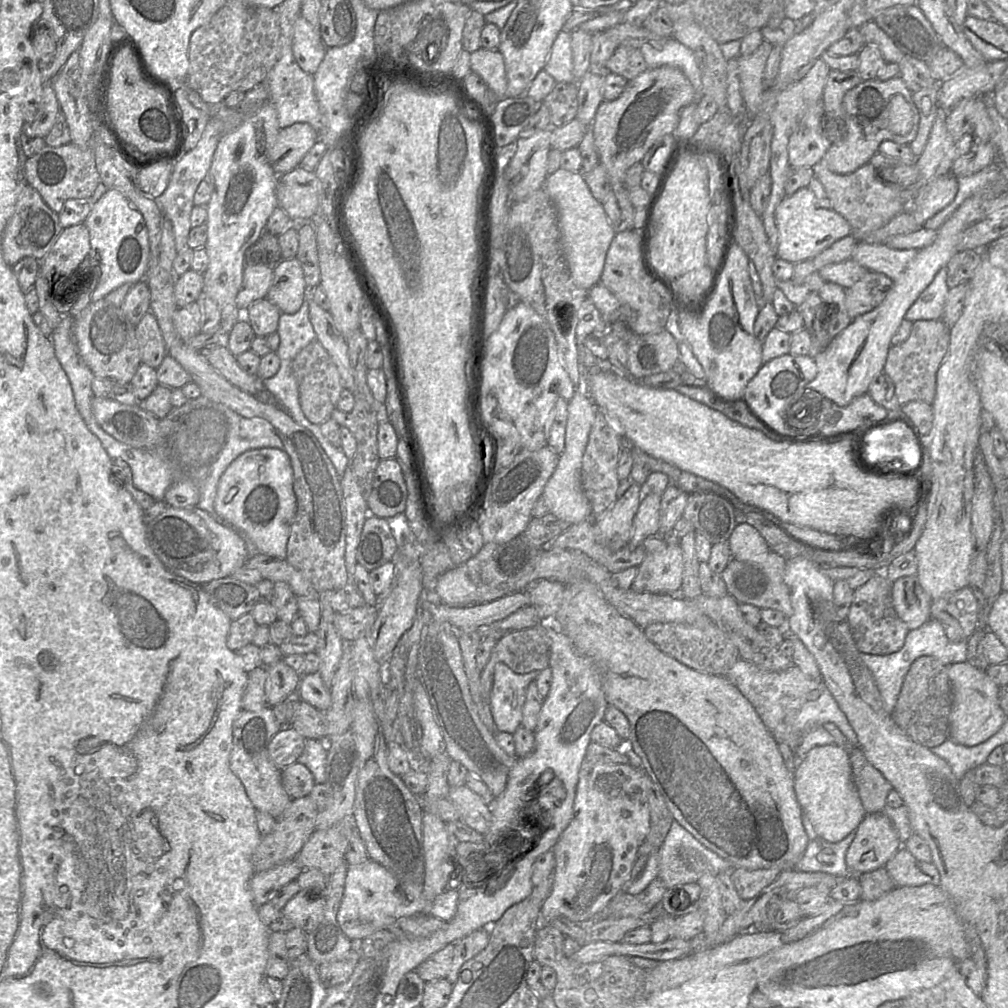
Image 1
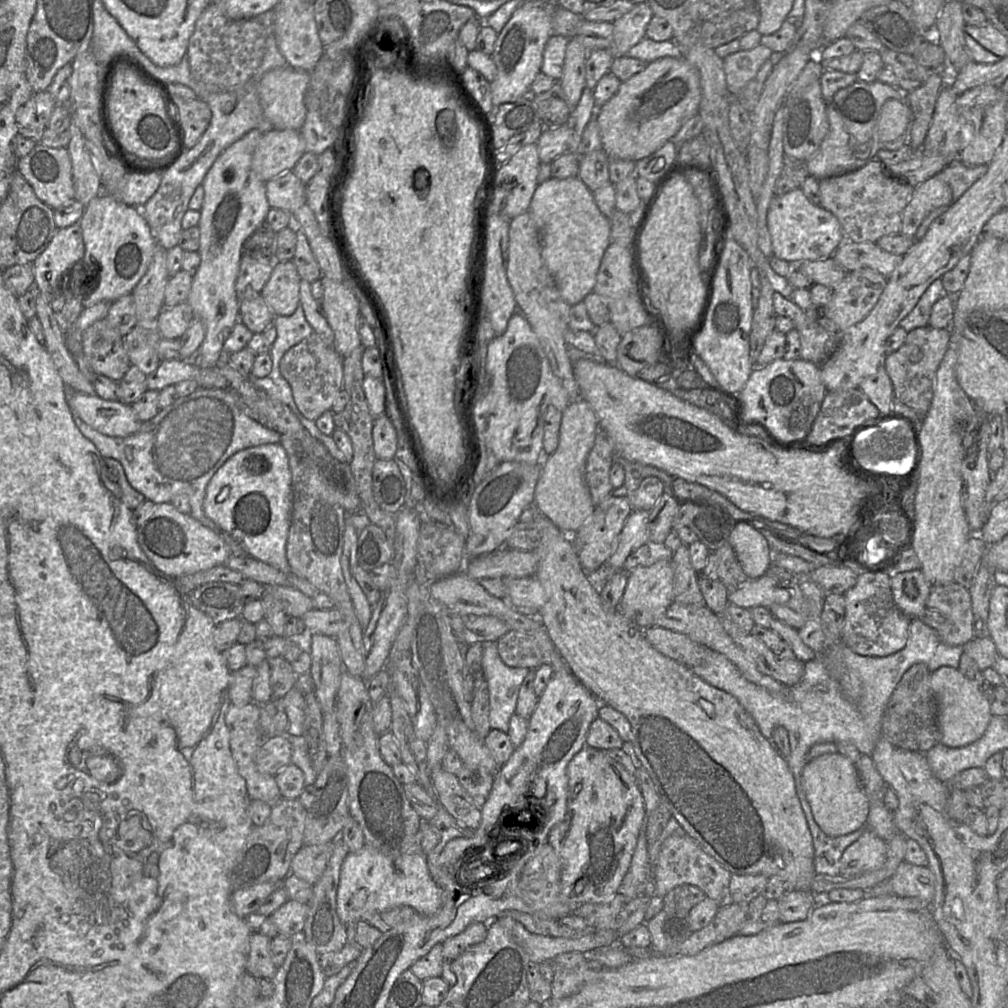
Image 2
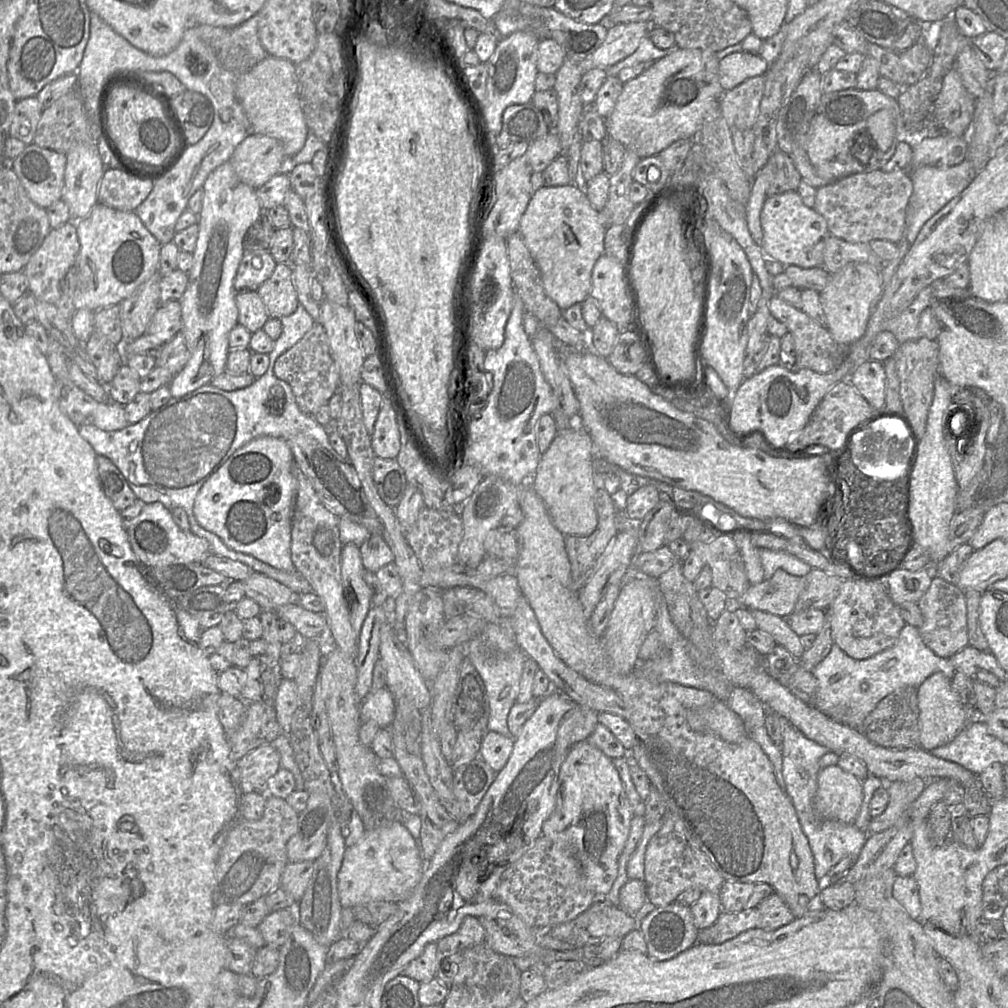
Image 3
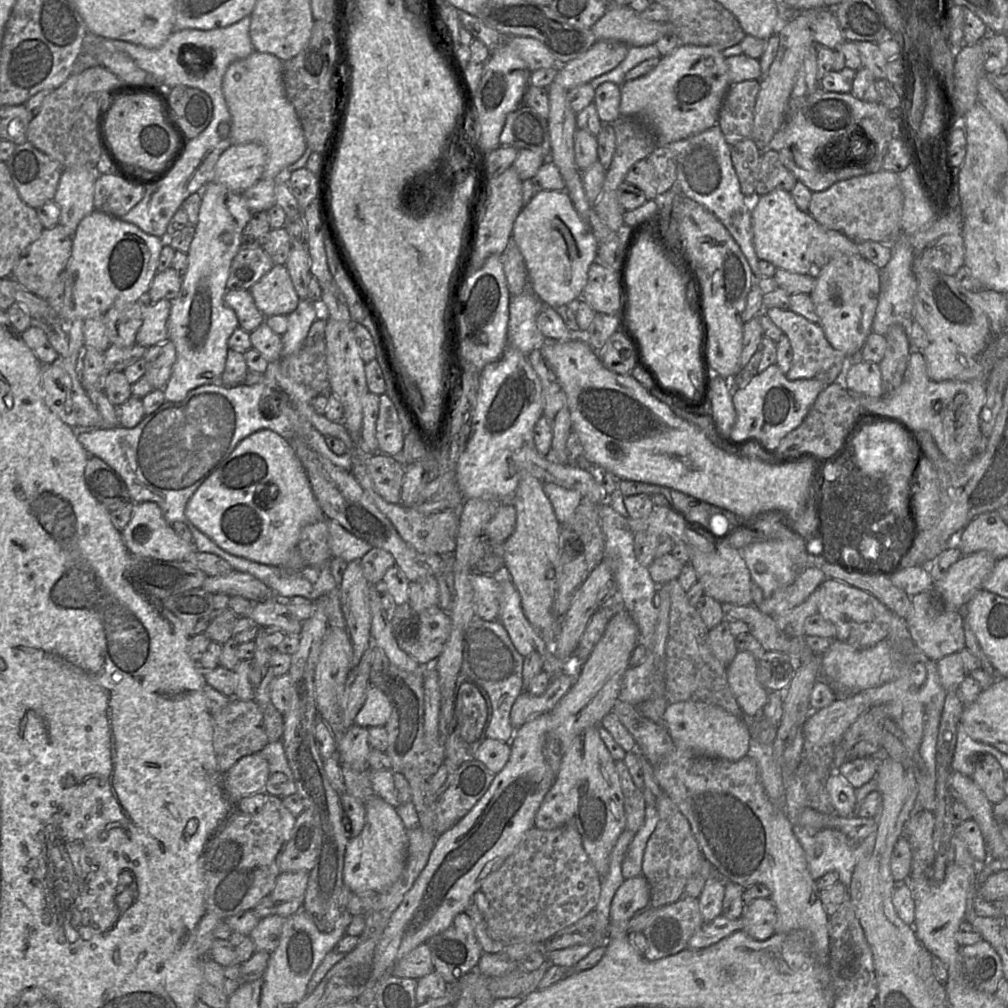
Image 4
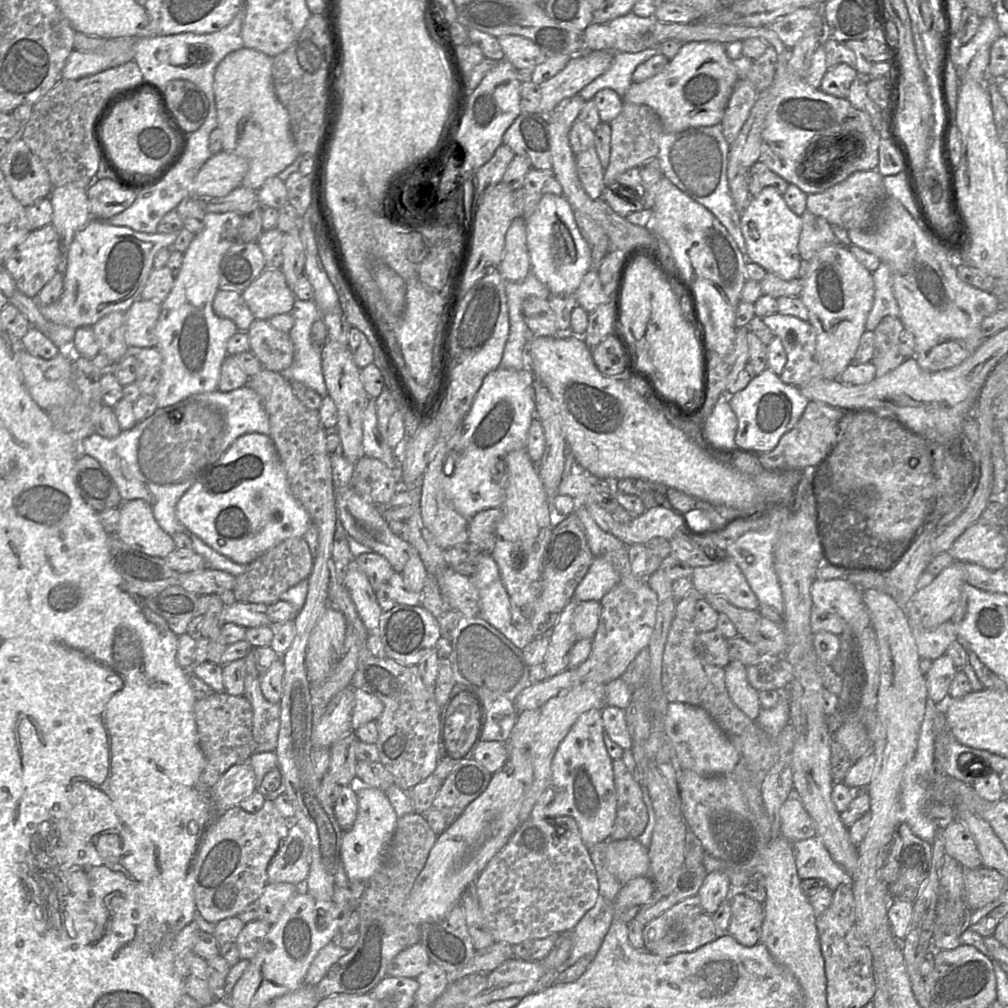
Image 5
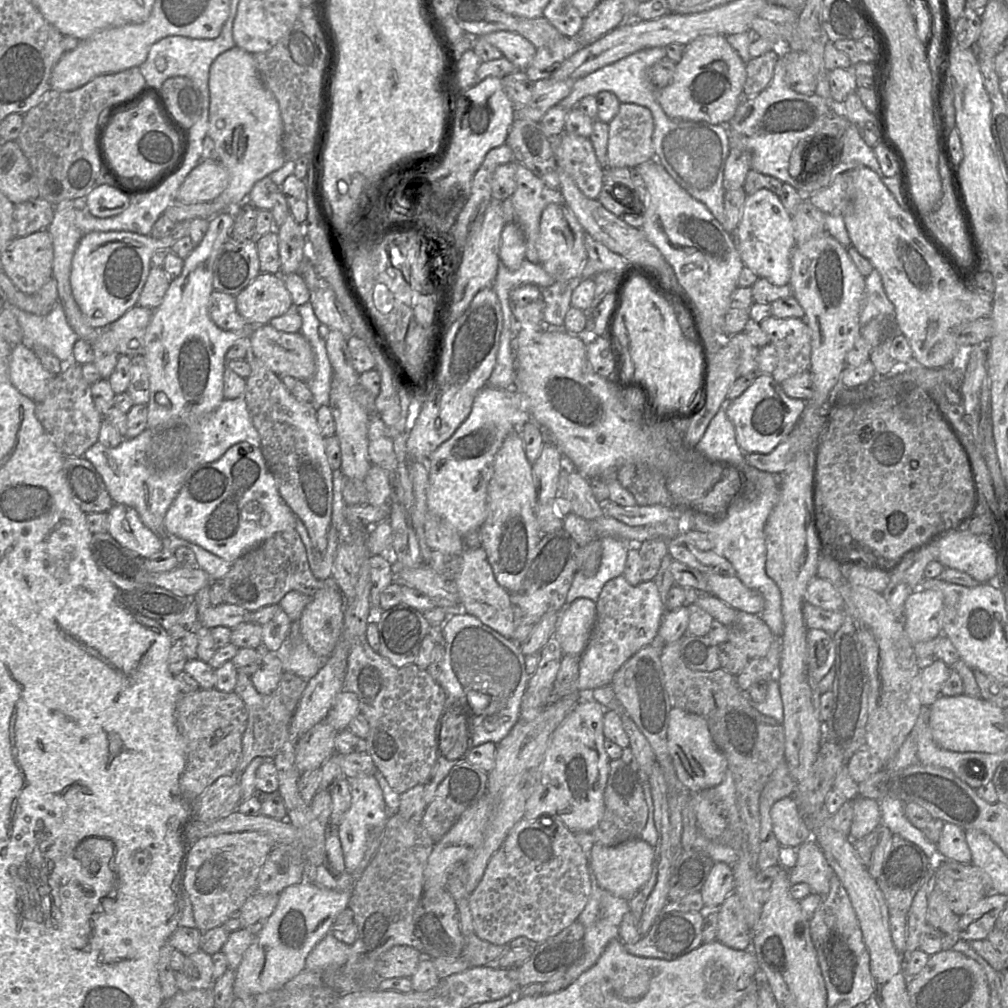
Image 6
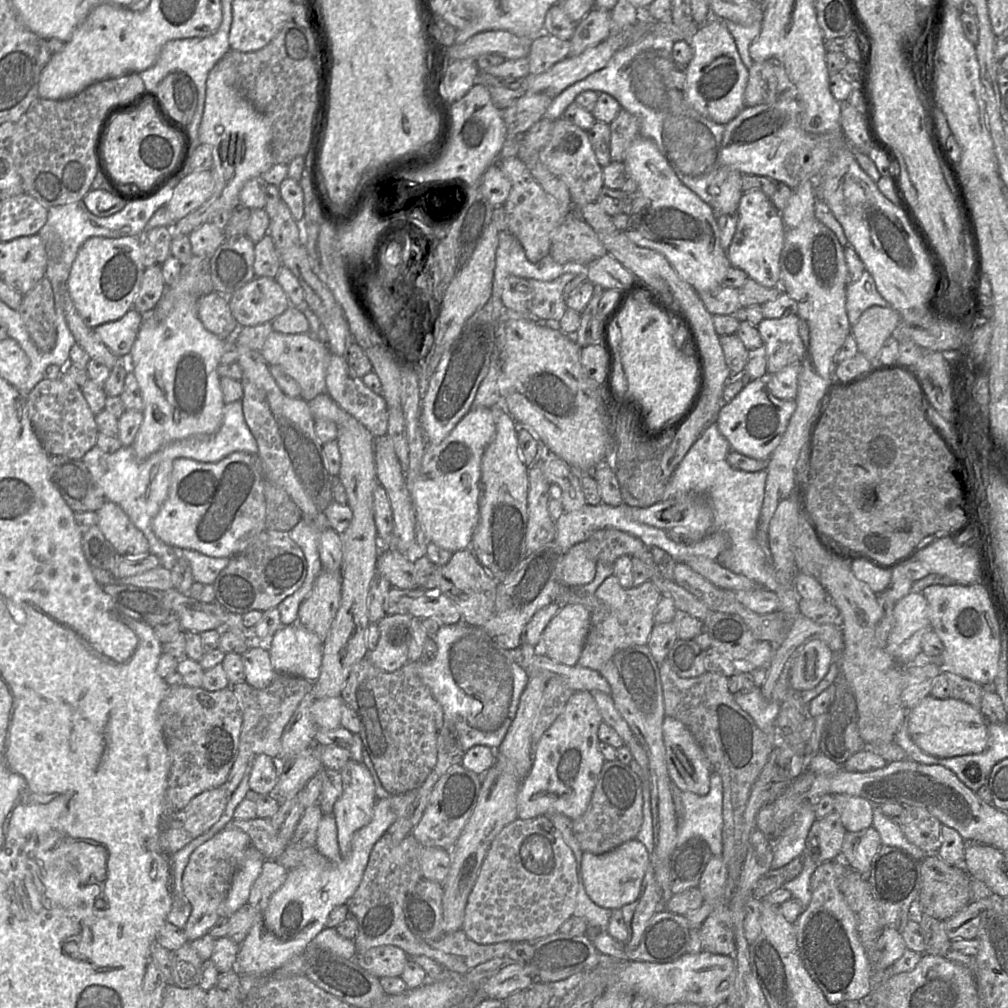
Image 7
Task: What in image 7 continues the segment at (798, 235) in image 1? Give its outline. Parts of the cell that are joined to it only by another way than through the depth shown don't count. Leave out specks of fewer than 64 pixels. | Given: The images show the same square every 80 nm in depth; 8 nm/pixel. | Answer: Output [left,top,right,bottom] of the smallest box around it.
[726,191,786,287]

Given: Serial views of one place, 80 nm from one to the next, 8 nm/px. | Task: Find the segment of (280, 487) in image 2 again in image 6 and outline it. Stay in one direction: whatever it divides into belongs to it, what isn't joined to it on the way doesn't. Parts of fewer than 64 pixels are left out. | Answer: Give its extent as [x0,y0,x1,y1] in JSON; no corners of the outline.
[164,442,297,563]

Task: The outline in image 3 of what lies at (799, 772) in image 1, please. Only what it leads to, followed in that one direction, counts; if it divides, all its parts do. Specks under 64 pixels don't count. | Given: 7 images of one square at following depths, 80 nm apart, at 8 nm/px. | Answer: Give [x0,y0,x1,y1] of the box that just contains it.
[813,765,863,823]

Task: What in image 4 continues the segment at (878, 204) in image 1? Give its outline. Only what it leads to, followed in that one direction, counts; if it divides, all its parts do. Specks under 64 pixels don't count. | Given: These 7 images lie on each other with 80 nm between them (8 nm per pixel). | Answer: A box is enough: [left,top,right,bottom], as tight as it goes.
[809,172,903,244]

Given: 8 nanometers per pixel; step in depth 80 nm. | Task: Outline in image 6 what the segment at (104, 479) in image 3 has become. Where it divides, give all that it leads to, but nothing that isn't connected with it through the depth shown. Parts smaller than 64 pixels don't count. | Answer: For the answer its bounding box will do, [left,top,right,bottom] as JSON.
[64,456,113,513]

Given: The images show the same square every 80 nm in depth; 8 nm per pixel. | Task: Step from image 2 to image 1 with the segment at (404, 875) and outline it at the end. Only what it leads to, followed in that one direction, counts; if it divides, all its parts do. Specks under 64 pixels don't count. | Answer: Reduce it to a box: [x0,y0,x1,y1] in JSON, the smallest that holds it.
[337,859,457,942]

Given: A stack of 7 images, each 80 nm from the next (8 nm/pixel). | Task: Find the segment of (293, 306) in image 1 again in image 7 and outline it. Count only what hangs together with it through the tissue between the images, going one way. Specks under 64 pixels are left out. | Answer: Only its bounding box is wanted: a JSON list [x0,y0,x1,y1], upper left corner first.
[228,277,291,327]

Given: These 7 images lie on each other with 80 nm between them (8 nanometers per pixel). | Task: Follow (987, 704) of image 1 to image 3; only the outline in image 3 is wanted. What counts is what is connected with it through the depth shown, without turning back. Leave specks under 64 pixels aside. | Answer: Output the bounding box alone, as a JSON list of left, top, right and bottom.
[917,672,977,753]

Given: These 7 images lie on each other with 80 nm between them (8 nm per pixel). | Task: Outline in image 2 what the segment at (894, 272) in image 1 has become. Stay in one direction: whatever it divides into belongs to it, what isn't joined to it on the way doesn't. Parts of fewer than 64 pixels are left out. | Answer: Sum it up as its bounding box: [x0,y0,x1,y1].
[831,239,903,278]

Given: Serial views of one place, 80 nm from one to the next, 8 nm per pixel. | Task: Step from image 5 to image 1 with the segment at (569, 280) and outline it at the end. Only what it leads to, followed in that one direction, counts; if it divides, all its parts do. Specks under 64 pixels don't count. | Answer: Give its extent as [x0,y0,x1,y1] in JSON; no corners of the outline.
[542,168,616,290]

